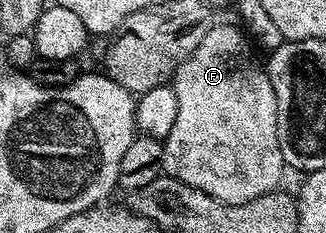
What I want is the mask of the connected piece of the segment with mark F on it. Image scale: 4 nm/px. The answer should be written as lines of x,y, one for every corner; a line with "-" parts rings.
218,23
199,42
197,49
184,60
177,68
177,75
171,81
171,87
175,90
175,98
178,102
178,110
175,114
175,126
171,126
171,134
165,137
163,143
165,153
161,159
164,175
173,176
176,180
182,180
184,184
195,186
207,194
214,196
217,200
222,200
225,204
245,204
248,200
259,198
265,192
272,192
278,187
281,180
281,168
283,161
279,150
279,138
277,137
277,103
275,102
275,90
269,80
268,71
261,68
253,61
253,52
250,41
246,33
240,27
232,28
229,24

